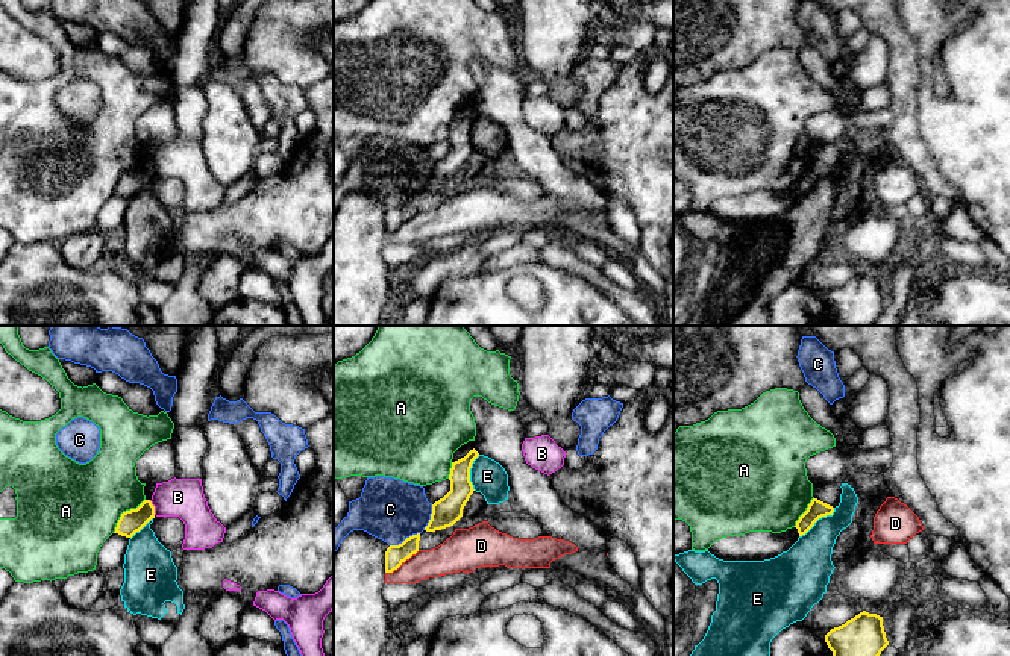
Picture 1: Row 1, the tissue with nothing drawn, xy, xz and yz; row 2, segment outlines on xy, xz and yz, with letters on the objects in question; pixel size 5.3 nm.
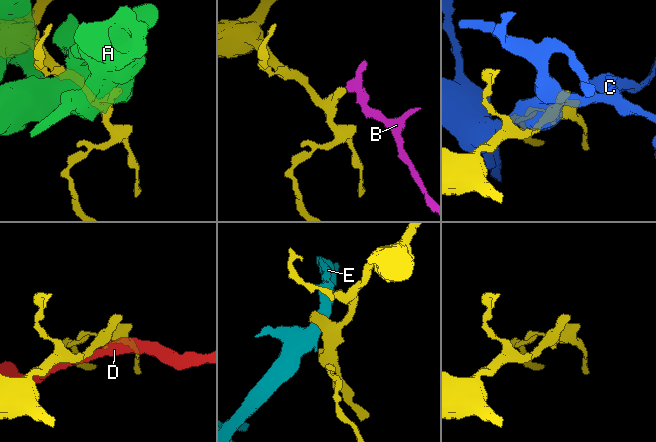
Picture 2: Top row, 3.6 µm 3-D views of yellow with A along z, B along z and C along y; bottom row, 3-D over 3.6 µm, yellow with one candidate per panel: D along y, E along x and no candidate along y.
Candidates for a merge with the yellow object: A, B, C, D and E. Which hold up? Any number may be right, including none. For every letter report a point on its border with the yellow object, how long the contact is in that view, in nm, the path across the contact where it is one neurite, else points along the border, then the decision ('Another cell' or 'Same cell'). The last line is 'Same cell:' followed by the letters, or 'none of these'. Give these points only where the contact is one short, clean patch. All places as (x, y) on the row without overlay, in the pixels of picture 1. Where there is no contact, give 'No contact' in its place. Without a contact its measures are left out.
A: Touches yellow at xy (123, 173). Shared border 260 nm. Another cell
B: Touches yellow at xy (153, 168). Shared border 90 nm. Boundary: xy (149, 161), (155, 174). Another cell
C: Touches yellow at xz (405, 200). Shared border 180 nm. Another cell
D: Touches yellow at xz (402, 221). Shared border 220 nm. Boundary: xz (419, 211), (385, 234). Another cell
E: Touches yellow at yz (818, 179). Shared border 240 nm. Boundary: yz (834, 168), (799, 197). Another cell
Same cell: none of these

